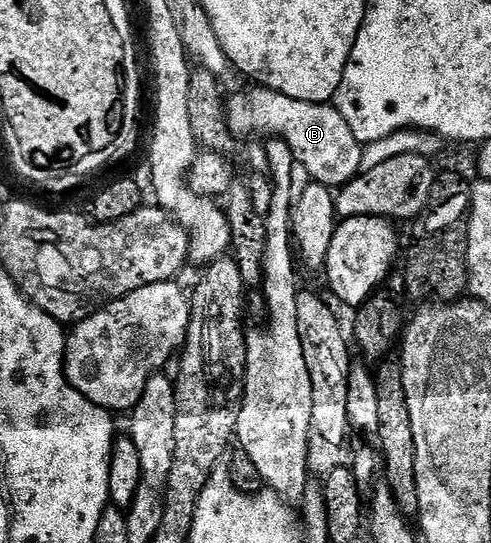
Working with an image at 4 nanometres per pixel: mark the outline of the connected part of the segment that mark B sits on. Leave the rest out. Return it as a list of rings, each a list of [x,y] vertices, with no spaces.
[[[250,85],[247,91],[238,91],[231,99],[227,98],[224,108],[227,125],[235,137],[251,131],[261,137],[283,139],[294,154],[295,164],[306,169],[315,183],[337,189],[359,174],[363,144],[356,141],[348,121],[340,117],[333,105],[296,101],[296,97],[284,97],[284,93]]]

